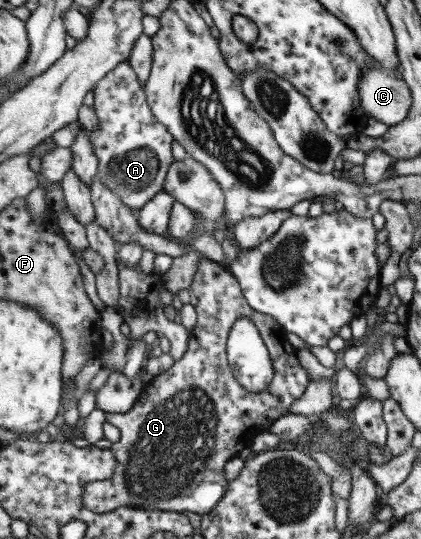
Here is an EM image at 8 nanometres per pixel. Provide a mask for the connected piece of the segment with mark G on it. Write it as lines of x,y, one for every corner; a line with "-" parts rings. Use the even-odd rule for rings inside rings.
202,256
200,261
198,261
198,272
194,277
192,286
188,290
190,301
198,313
198,323
194,329
189,331
189,340
188,346
184,355
179,359
178,362
175,362
168,370
158,374
154,379
150,380
150,384
145,386
145,389
142,391
142,395
138,398
137,403
132,410
128,413
108,413
108,423
112,423
116,427
120,428
122,439
120,441
113,443
112,449
116,459
118,459
118,466
114,470
114,476
106,480
93,481
85,488
85,505
87,509
90,509
93,513
106,514
111,511
116,511
120,507
133,507
144,510
151,511
170,511
170,512
179,512
186,514
194,513
202,516
204,514
211,513
217,506
218,503
221,503
221,499
225,497
226,491
228,490
229,484
231,483
224,473
224,467
226,463
232,459
232,457
238,456
238,453
242,449
249,447
250,440
254,435
260,435
264,431
270,429
270,425
273,425
277,419
280,419
285,414
288,414
290,407
304,395
304,391
308,390
310,385
310,373
300,365
300,359
298,359
298,348
294,347
288,337
286,337
286,329
282,329
279,321
276,321
276,318
269,316
268,314
260,313
256,311
252,305
248,305
246,299
244,299
244,291
240,289
240,283
238,279
232,275
223,262
218,260
210,259
209,257
-
240,317
246,317
251,319
256,327
259,330
259,333
267,346
269,351
269,357
273,362
273,367
275,368
274,380
272,384
268,386
268,391
264,392
253,392
248,390
242,382
238,382
238,378
232,373
232,367
228,366
228,355
226,355
226,341
228,341
228,333
234,328
234,321

